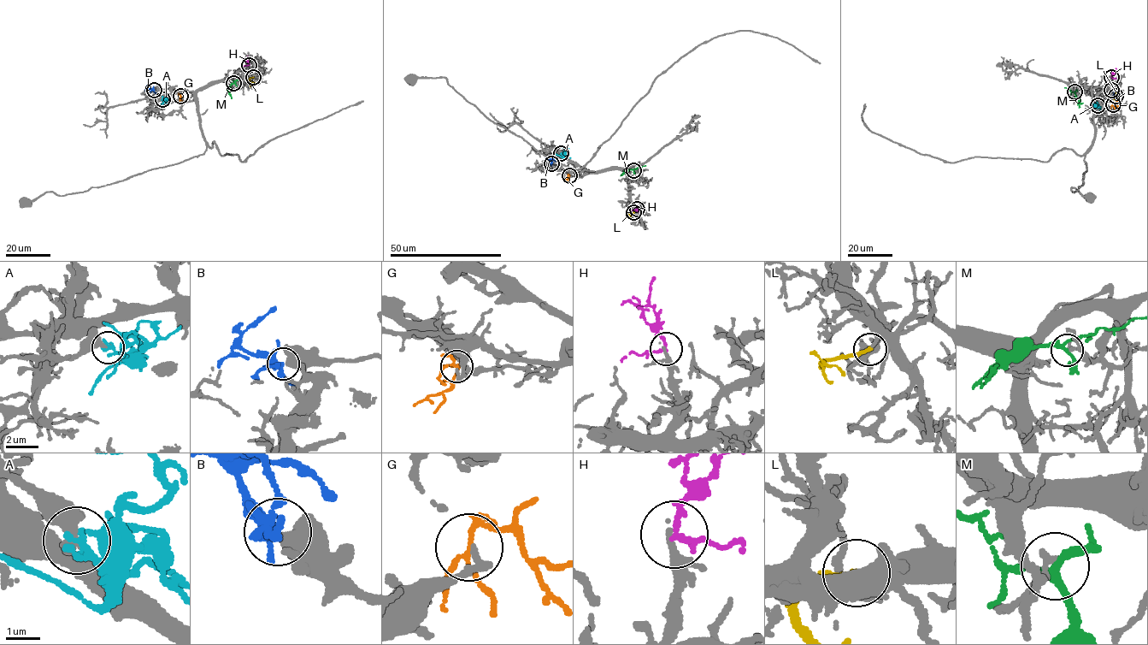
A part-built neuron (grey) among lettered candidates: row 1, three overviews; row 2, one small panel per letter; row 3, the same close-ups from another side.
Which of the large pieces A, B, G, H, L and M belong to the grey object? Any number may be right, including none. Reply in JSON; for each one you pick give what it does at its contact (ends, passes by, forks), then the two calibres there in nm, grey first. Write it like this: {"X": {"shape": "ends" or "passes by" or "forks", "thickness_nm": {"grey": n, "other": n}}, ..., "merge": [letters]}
{"B": {"shape": "forks", "thickness_nm": {"grey": 460, "other": 280}}, "L": {"shape": "ends", "thickness_nm": {"grey": 240, "other": 240}}, "merge": ["B", "L"]}

